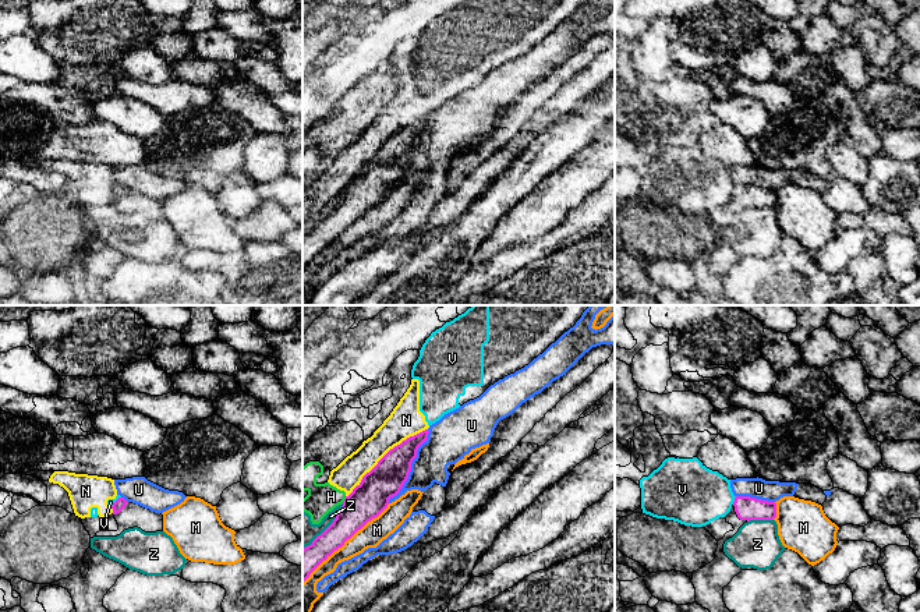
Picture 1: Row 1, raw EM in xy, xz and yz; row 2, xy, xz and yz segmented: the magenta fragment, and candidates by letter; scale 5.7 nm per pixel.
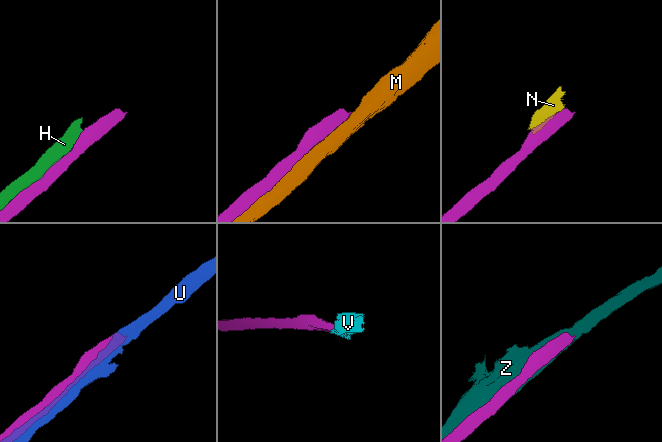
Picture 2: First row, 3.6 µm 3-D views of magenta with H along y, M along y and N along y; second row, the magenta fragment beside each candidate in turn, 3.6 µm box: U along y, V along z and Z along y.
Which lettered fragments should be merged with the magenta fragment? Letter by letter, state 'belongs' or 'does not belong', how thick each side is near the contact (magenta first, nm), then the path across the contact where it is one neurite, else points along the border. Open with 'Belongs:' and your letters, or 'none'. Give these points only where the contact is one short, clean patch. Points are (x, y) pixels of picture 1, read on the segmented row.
Belongs: none
H: does not belong | 200/180 nm
M: does not belong | 200/140 nm
N: does not belong | 200/200 nm
U: does not belong | 200/240 nm
V: does not belong | 140/360 nm | along yz (736, 496), (732, 503)
Z: does not belong | 140/260 nm

